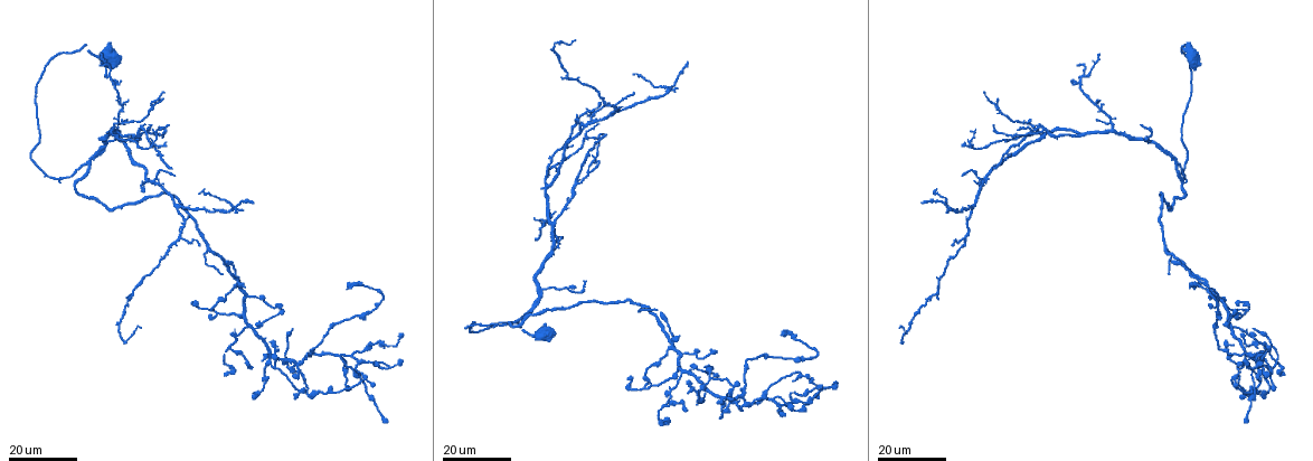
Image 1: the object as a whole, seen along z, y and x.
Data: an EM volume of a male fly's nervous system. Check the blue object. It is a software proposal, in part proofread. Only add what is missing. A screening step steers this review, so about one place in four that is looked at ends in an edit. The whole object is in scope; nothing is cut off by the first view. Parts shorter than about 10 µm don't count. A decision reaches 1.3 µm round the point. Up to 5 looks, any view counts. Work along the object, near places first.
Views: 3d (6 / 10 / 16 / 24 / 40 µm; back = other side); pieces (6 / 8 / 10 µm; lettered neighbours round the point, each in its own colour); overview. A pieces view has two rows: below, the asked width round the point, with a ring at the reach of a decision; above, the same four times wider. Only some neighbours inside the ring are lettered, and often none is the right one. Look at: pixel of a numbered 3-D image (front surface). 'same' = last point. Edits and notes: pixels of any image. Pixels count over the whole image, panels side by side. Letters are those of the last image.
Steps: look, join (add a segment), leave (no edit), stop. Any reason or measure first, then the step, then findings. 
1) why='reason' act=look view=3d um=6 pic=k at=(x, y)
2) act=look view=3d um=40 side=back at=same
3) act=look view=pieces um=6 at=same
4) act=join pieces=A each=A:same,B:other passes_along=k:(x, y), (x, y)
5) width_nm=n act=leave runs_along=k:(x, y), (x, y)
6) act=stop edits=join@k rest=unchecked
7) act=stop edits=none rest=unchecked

why='end of a long branch' act=look view=3d um=16 pic=1 at=(995, 166)

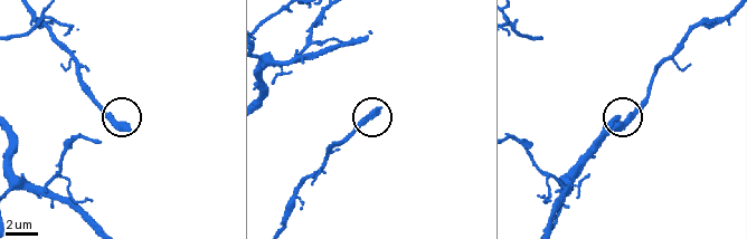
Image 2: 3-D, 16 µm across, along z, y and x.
act=look view=pieces um=10 pic=2 at=(379, 108)

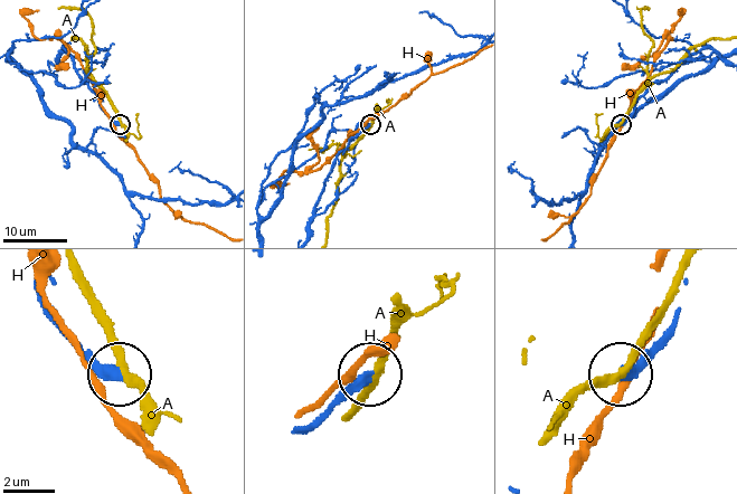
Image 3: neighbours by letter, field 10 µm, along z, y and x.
act=leave each=A:other,H:other runs_along=3:(315, 208), (333, 160), (369, 124) found='none of them fits'

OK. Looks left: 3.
why='thin end' act=look view=3d um=16 pic=1 at=(658, 310)

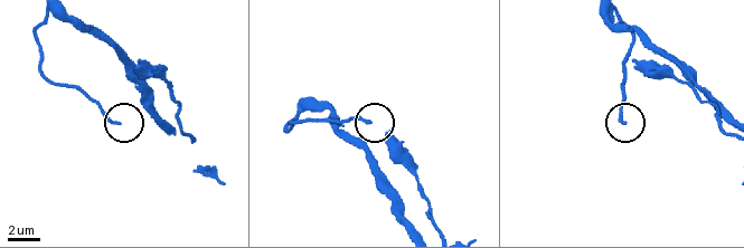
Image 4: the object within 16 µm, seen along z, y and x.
act=look view=pieces um=8 pic=4 at=(368, 121)

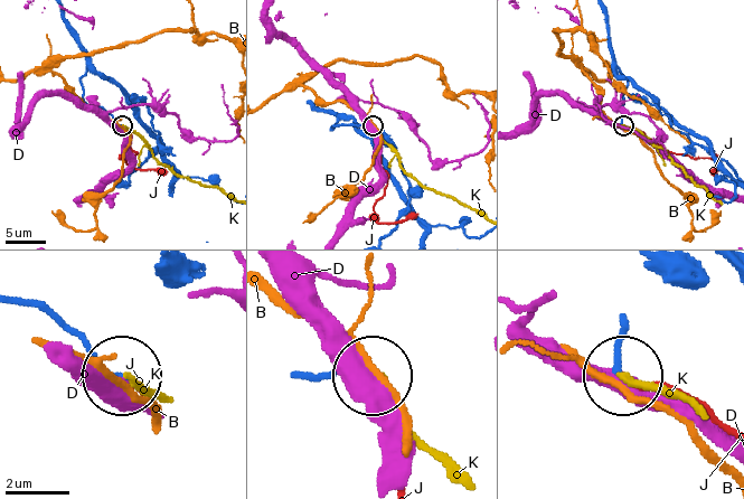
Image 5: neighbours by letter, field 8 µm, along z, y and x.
act=join pieces=J each=B:other,D:other,J:same,K:other passes_along=5:(625, 323), (618, 356), (623, 377), (675, 391), (723, 420) found='it goes on there'

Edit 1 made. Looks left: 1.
act=stop edits=join@5 rest=unchecked

